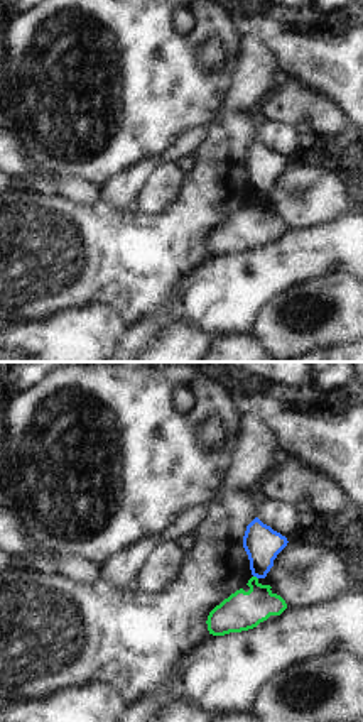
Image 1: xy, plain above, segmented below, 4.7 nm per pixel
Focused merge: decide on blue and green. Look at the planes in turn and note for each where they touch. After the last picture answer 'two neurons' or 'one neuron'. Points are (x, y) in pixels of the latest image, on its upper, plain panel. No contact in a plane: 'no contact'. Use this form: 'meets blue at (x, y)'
meets blue at (255, 196)

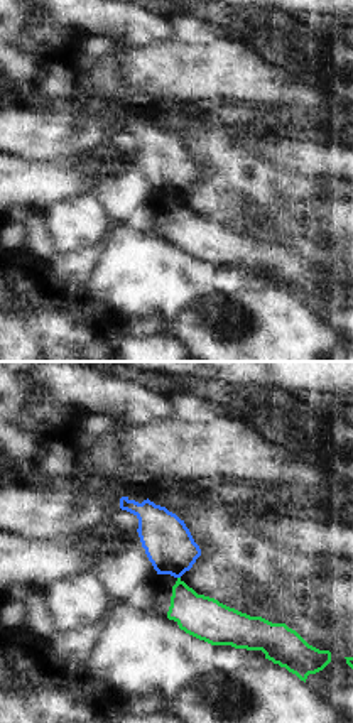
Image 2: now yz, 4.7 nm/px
no contact

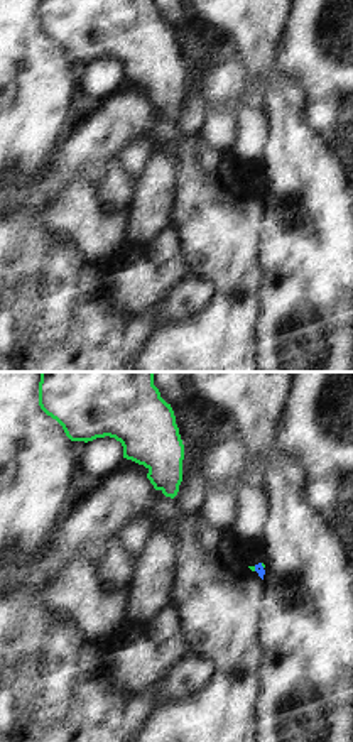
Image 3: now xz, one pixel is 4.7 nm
meets blue at (260, 186)

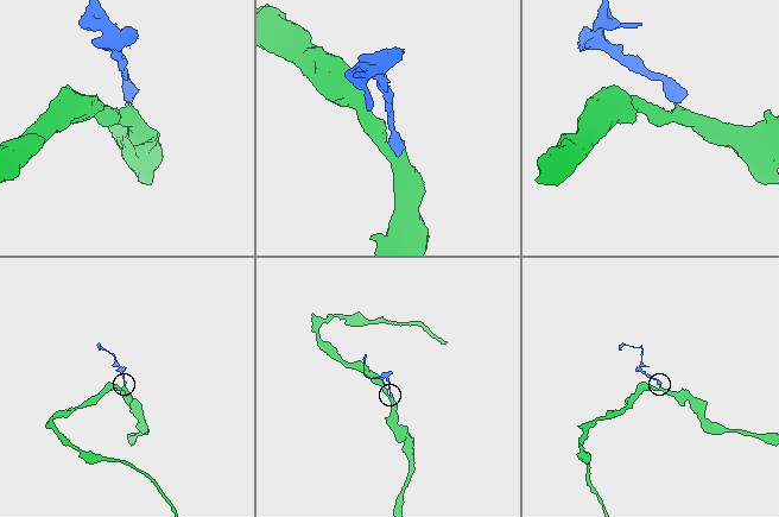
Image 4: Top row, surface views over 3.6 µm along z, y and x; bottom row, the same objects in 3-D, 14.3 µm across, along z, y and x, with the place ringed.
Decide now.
two neurons

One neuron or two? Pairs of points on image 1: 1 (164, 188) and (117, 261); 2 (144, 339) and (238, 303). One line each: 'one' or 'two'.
1: two
2: one

